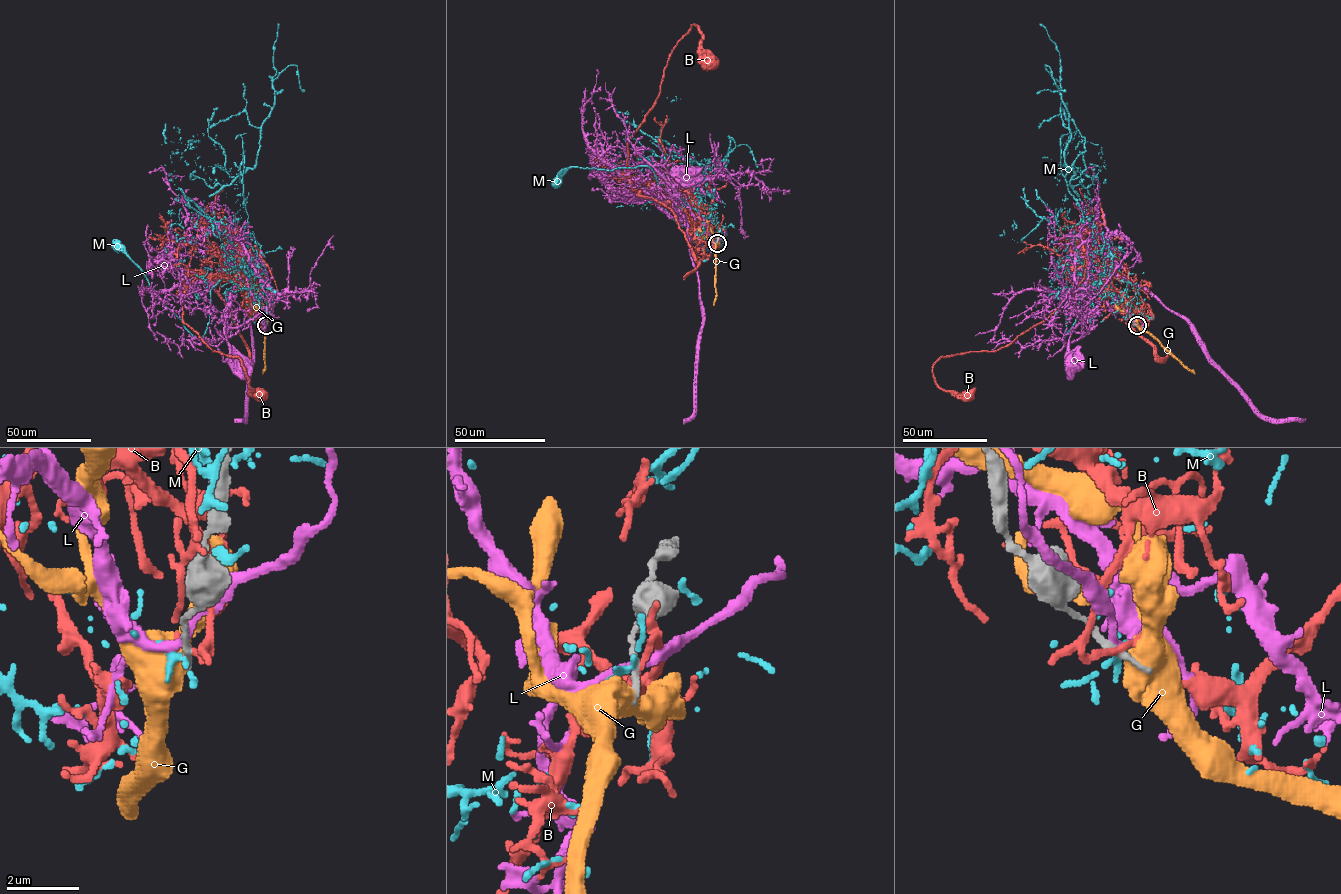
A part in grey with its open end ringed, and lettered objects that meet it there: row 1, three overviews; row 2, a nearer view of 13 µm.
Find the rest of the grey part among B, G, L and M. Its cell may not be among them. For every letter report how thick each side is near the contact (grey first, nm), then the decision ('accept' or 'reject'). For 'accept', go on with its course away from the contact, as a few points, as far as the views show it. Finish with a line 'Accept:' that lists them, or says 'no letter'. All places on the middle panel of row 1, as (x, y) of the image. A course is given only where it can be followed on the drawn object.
B: 240 nm thick on the grey side, 200 nm on the other; reject
G: 180 nm thick on the grey side, 650 nm on the other; reject
L: 170 nm thick on the grey side, 190 nm on the other; reject
M: 240 nm thick on the grey side, 150 nm on the other; reject
Accept: no letter

